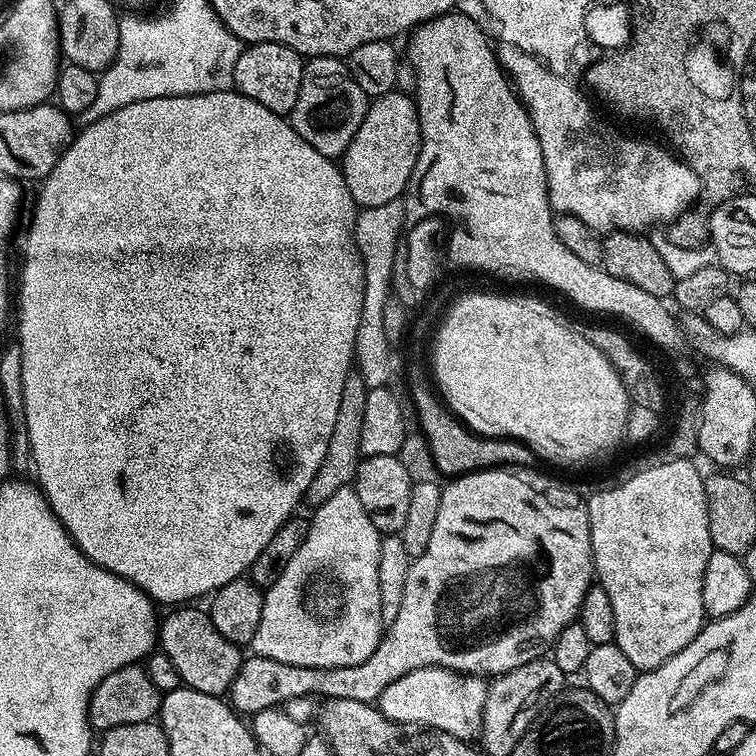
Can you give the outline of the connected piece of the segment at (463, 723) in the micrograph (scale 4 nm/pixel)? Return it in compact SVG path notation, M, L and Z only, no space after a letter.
M433 666L389 679L386 690L382 690L380 695L378 707L385 721L400 726L423 726L471 741L479 733L487 693L488 684L481 677Z

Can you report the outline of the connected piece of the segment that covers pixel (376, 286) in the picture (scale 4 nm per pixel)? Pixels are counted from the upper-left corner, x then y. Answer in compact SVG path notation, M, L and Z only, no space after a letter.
M399 199L386 202L386 206L360 208L356 213L356 245L360 252L374 252L374 256L364 259L364 293L362 294L362 318L358 324L356 335L356 355L354 357L355 371L364 379L364 385L370 388L382 388L389 383L392 376L392 356L388 353L390 339L383 329L384 312L382 302L390 302L386 290L394 290L392 275L398 272L395 260L398 241L394 234L402 234L398 222L406 222L404 202Z

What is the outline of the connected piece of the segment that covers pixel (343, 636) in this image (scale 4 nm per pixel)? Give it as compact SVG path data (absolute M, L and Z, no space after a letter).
M347 486L335 491L331 498L326 498L326 502L315 505L313 516L308 520L308 533L303 542L298 546L294 558L286 562L286 570L264 592L262 602L262 622L258 622L258 630L254 630L250 648L255 655L262 658L274 658L278 662L286 662L290 666L306 666L307 668L349 668L358 666L370 658L370 654L376 652L376 647L380 645L382 635L382 594L378 594L378 550L382 533L376 528L374 522L366 514L366 506L362 506L362 501L358 499L355 487Z

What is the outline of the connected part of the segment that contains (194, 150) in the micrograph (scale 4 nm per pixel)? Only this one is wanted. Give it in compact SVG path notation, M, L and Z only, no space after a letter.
M229 90L229 91L226 91L226 92L207 92L207 93L206 93L206 94L194 94L194 95L193 95L193 96L167 96L167 97L166 97L166 98L146 98L146 99L145 99L145 100L143 100L143 101L142 101L142 102L130 102L130 106L122 106L122 107L121 107L121 108L119 108L119 109L118 109L118 110L114 110L114 111L113 111L113 112L111 112L111 113L110 113L110 114L106 114L106 118L98 118L98 122L94 122L94 123L93 123L93 124L86 124L86 125L83 125L83 127L81 127L81 128L80 128L80 129L79 129L79 131L77 131L77 132L76 132L76 133L75 133L75 136L74 136L74 139L73 139L73 141L72 141L72 143L71 143L71 144L69 144L69 145L68 145L68 147L67 147L67 148L65 148L65 150L64 150L64 152L63 152L63 153L62 153L62 155L60 155L60 157L59 157L59 158L58 158L58 162L57 162L57 163L56 163L56 165L55 165L55 166L54 166L54 170L50 170L50 174L49 174L49 175L48 175L48 176L45 176L45 177L44 177L44 179L43 179L43 181L42 181L42 183L41 183L41 184L40 184L40 185L39 185L39 188L40 188L40 187L41 187L41 188L40 188L40 197L38 197L38 198L37 198L37 200L36 200L36 209L34 209L34 210L33 210L33 212L32 212L32 221L30 221L30 222L29 222L29 224L28 224L28 233L26 233L26 234L25 234L25 236L24 236L24 265L22 265L22 266L21 266L21 268L20 268L20 335L18 335L18 341L19 341L19 343L20 343L20 346L21 346L21 350L22 350L22 376L21 376L21 378L22 378L22 397L23 397L23 398L25 398L25 414L26 414L26 430L27 430L27 431L28 431L28 452L29 452L29 453L30 453L30 457L31 457L31 456L32 456L32 464L33 464L33 466L34 466L34 467L36 467L36 476L37 476L37 478L36 478L36 477L35 477L35 479L36 479L36 480L37 480L37 481L38 481L38 487L39 487L39 489L40 489L40 491L41 491L41 492L43 492L43 494L44 494L44 496L45 496L45 497L46 497L46 499L48 499L48 505L49 505L49 506L50 506L50 507L51 507L51 508L52 508L52 509L53 509L53 510L54 510L54 514L55 514L55 515L56 515L56 517L58 517L58 519L60 519L60 521L61 521L61 522L62 522L62 526L63 526L63 527L64 527L64 529L66 529L66 530L67 530L67 532L69 532L69 533L70 533L70 534L71 534L71 535L72 535L72 541L73 541L73 542L75 542L75 543L76 543L76 545L77 545L77 546L78 546L78 547L80 547L80 548L81 548L81 550L83 550L83 552L84 552L84 553L85 553L85 554L86 554L86 558L90 558L90 559L91 559L91 560L93 560L93 562L95 562L95 564L97 564L97 565L98 565L98 566L102 566L102 567L103 567L103 568L105 568L105 569L106 569L106 570L107 570L107 572L113 572L113 573L114 573L114 574L115 574L115 576L121 576L121 578L122 578L122 579L124 579L124 580L128 580L128 581L129 581L129 582L130 582L130 583L132 583L132 584L134 584L134 585L136 585L136 587L138 587L138 588L142 588L142 589L143 589L143 590L144 590L144 593L146 593L146 595L148 595L148 597L150 597L150 599L151 599L151 600L152 600L152 601L153 601L153 602L155 602L155 603L156 603L156 604L157 604L157 605L160 605L160 606L163 606L163 604L172 604L172 605L168 605L168 606L184 606L184 605L187 605L187 604L188 604L188 603L189 603L189 602L196 602L196 601L199 601L199 600L196 600L196 599L198 599L198 598L199 598L199 596L204 596L204 595L205 595L205 596L204 596L204 597L207 597L207 596L208 596L208 595L209 595L209 594L211 594L211 593L213 593L213 592L216 592L216 591L217 591L217 590L218 590L218 589L219 589L219 588L221 588L221 587L222 587L222 586L226 586L226 582L234 582L234 581L235 581L235 580L239 580L239 579L241 579L241 577L243 577L243 576L244 576L244 575L245 575L245 573L247 573L247 572L248 572L248 571L249 571L249 569L251 569L251 566L252 566L252 564L253 564L253 562L254 562L254 561L256 561L256 559L257 559L257 558L258 558L258 554L262 554L262 550L266 550L266 546L267 546L267 545L268 545L268 543L269 543L269 542L270 542L270 538L274 538L274 534L278 534L278 530L279 530L279 529L280 529L280 528L281 528L281 526L283 526L283 524L285 524L285 523L286 523L286 522L287 522L287 520L290 520L290 519L292 519L292 517L293 517L293 515L294 515L294 513L295 513L295 512L296 512L296 511L297 511L297 509L299 509L299 508L296 508L296 507L298 507L298 506L299 506L299 504L300 504L300 500L301 500L301 504L302 504L302 501L303 501L303 500L304 500L304 499L305 499L305 497L307 497L307 494L308 494L308 487L309 487L309 486L310 486L310 482L314 482L314 478L315 478L315 477L316 477L316 475L317 475L317 474L318 474L318 466L322 466L322 458L326 458L326 450L327 450L327 449L328 449L328 443L329 443L329 442L330 442L330 434L334 434L334 418L333 418L333 416L264 416L264 398L268 398L268 396L266 396L266 390L268 390L268 388L272 388L272 384L274 384L274 382L278 382L278 384L280 384L280 382L284 382L284 384L286 384L286 380L288 380L288 378L290 378L290 376L298 376L298 374L306 374L306 360L316 360L316 344L320 344L320 328L334 328L334 304L336 304L336 288L356 288L356 274L348 274L348 280L342 280L342 274L330 274L330 256L318 256L318 246L316 246L316 230L312 230L312 182L314 182L314 180L316 180L316 178L318 178L318 176L320 176L320 174L322 174L322 172L324 172L324 170L326 170L326 168L324 168L324 164L325 164L325 162L327 162L327 161L328 161L328 160L329 160L329 157L327 157L327 156L323 156L323 157L322 157L322 158L321 158L321 159L320 159L320 160L318 160L318 154L319 154L319 152L318 152L318 150L316 150L316 149L315 149L315 148L314 148L314 146L310 146L310 142L306 142L306 138L302 138L302 134L298 134L298 130L294 130L294 126L293 126L293 125L292 125L292 123L291 123L291 122L289 122L289 121L288 121L288 120L287 120L287 119L285 119L285 117L282 117L282 116L279 116L279 115L278 115L278 113L276 113L276 112L275 112L275 111L274 111L274 110L266 110L266 106L262 106L262 102L256 102L256 101L255 101L255 100L254 100L254 98L246 98L246 97L245 97L245 96L244 96L244 95L243 95L243 94L241 94L241 93L240 93L240 92L238 92L238 91L235 91L235 90Z

